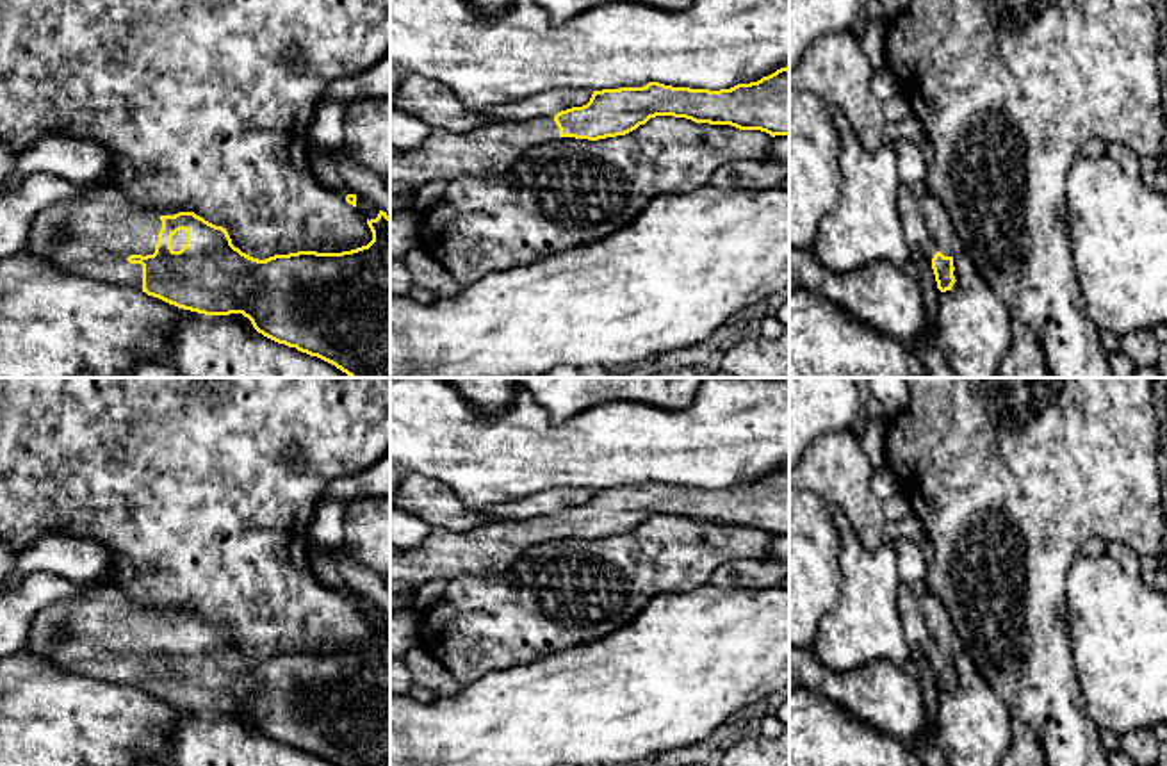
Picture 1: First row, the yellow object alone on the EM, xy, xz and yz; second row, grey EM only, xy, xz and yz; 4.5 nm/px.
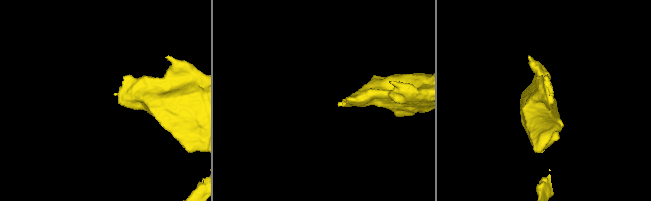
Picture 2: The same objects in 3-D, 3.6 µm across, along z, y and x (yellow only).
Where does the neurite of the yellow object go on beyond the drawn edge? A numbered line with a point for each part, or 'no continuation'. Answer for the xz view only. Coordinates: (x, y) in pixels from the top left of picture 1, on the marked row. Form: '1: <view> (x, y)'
1: xz (490, 148)

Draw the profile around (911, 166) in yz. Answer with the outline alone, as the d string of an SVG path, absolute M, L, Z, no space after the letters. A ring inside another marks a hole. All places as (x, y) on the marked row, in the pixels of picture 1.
M898 139L891 143L896 153L896 169L902 183L912 185L925 182L928 162L921 155L921 148L910 141Z

